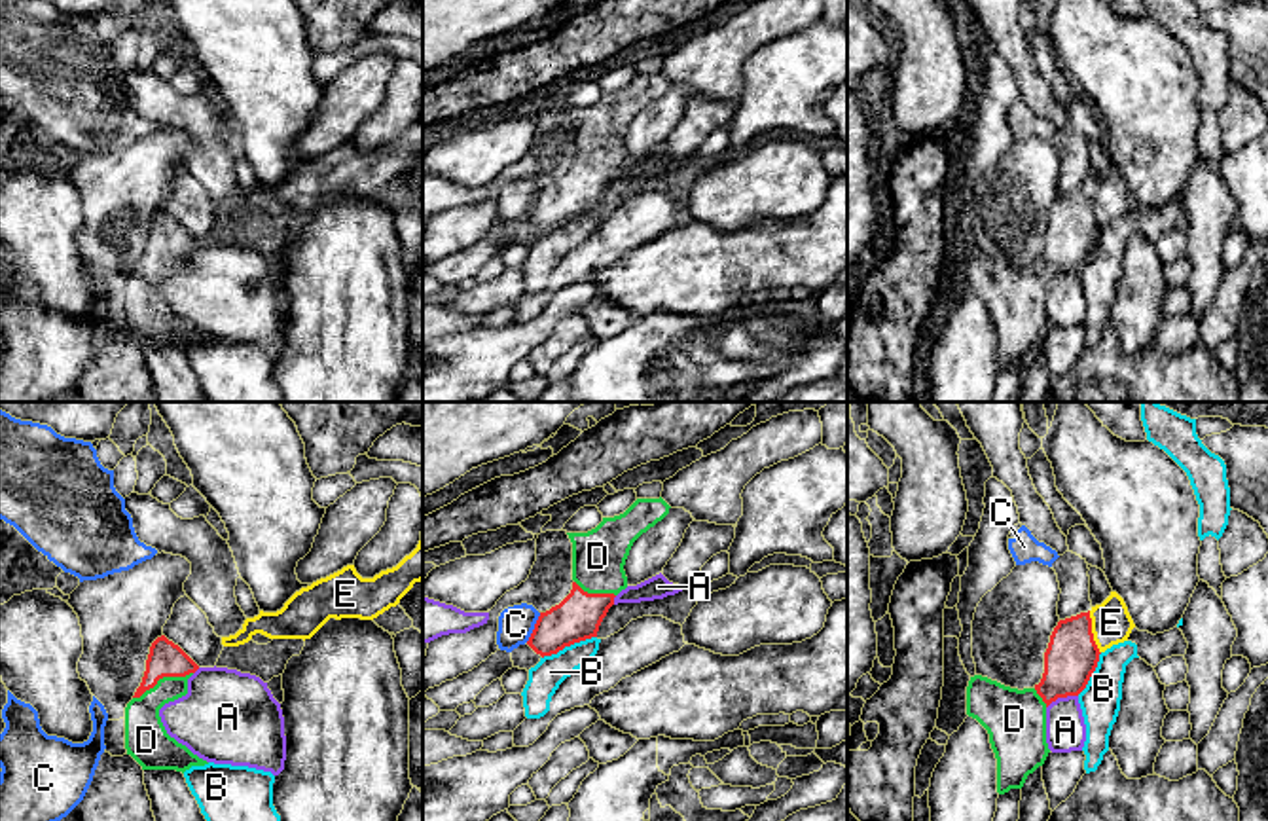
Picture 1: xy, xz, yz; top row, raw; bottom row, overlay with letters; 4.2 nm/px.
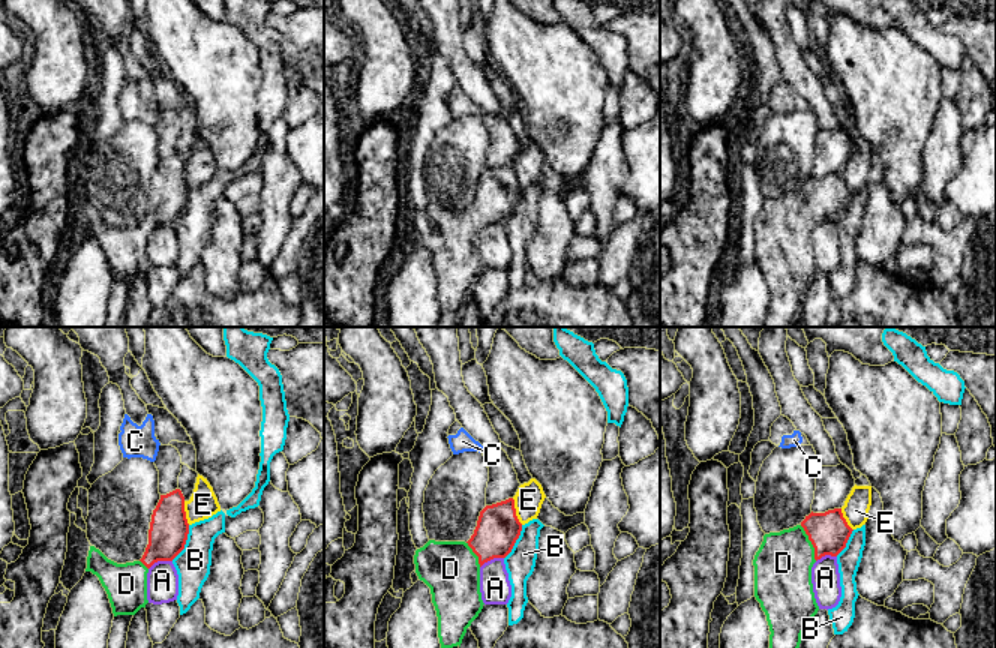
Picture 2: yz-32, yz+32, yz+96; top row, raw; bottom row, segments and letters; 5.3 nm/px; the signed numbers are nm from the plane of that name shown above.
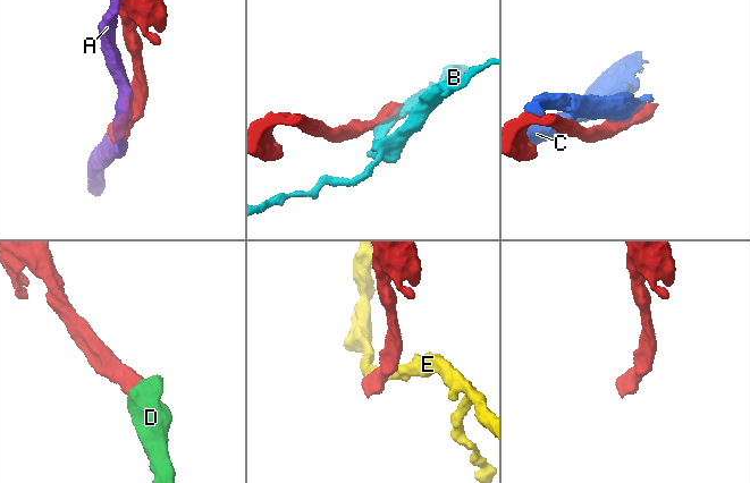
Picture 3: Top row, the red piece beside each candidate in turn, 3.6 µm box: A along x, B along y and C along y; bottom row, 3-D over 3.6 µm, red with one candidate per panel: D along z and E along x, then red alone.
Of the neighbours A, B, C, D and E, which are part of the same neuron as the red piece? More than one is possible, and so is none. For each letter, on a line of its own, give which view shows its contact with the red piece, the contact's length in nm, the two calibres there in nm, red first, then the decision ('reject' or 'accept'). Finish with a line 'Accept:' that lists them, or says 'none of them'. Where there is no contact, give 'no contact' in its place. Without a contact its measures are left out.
A: contact in yz; length 150 nm; calibres 220 and 170 nm; reject
B: contact in xz; length 260 nm; calibres 190 and 140 nm; reject
C: contact in xz; length 140 nm; calibres 190 and 150 nm; reject
D: contact in xy; length 280 nm; calibres 150 and 170 nm; accept
E: contact in yz; length 190 nm; calibres 220 and 170 nm; reject
Accept: D

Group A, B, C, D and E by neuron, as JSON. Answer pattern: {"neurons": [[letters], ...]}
{"neurons": [["A"], ["B"], ["C"], ["D"], ["E"]]}

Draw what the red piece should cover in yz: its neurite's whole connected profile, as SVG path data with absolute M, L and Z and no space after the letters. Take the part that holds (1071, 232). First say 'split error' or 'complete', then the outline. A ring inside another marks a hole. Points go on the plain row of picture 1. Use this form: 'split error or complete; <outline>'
split error; M1090 186L1060 195L1044 228L1044 248L1033 264L1010 264L982 250L967 262L967 290L989 309L997 334L997 368L1022 364L1044 339L1046 283L1058 273L1078 271L1099 237Z

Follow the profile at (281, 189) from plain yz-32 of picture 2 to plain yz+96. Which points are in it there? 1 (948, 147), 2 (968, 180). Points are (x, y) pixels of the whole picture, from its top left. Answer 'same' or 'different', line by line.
1: same
2: different

